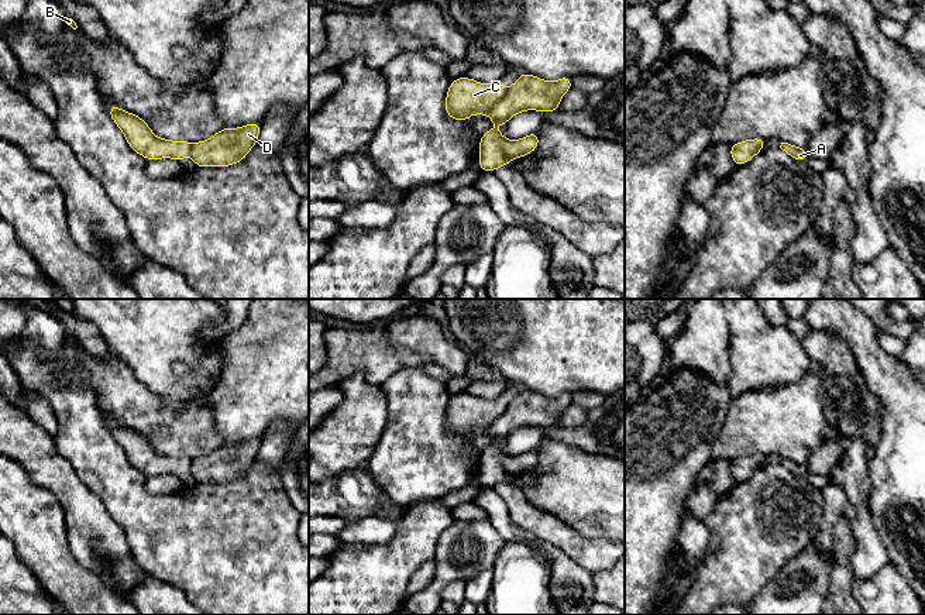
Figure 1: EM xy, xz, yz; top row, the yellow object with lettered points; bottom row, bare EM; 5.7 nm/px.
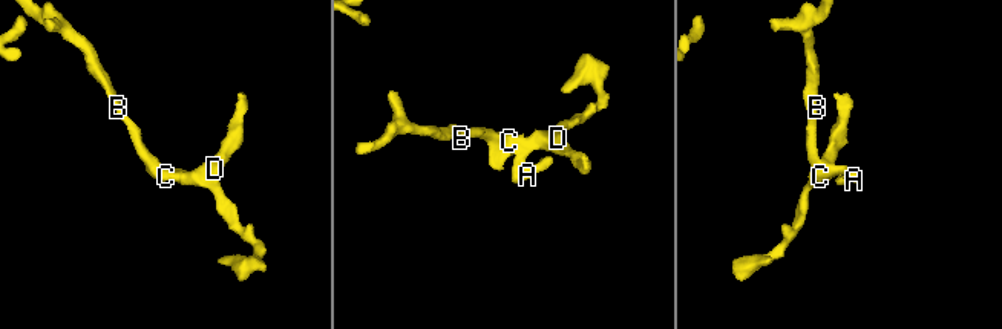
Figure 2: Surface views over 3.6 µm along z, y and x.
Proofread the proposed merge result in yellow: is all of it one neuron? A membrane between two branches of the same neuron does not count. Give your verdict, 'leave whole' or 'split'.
split

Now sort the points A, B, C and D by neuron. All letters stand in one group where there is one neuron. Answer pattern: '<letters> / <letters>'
A D / B C

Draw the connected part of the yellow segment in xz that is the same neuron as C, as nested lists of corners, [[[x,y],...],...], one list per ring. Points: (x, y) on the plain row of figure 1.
[[[465,392],[454,395],[447,406],[446,429],[460,437],[472,430],[488,430],[506,408],[501,396],[485,401]]]

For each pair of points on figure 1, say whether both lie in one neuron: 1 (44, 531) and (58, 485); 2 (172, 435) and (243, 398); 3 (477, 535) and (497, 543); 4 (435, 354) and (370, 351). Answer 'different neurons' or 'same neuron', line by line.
1: different neurons
2: different neurons
3: same neuron
4: same neuron

